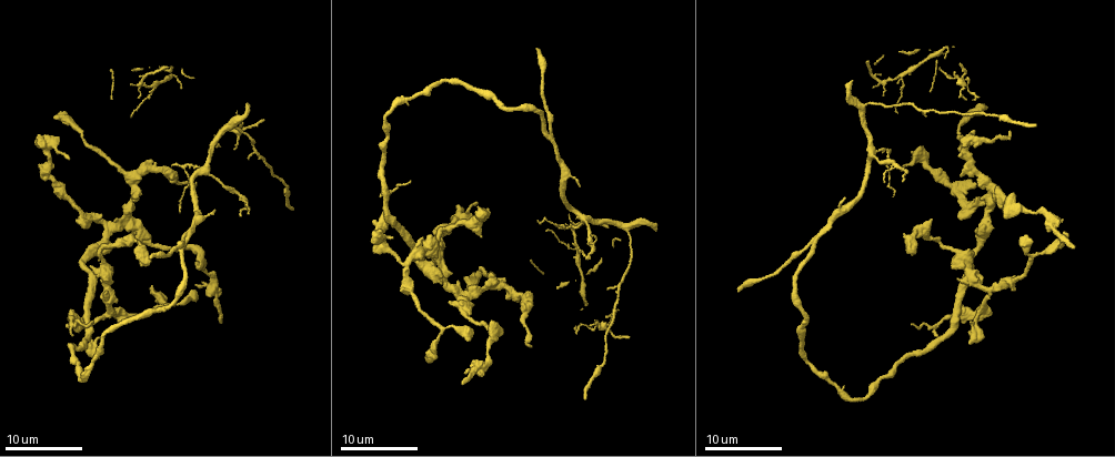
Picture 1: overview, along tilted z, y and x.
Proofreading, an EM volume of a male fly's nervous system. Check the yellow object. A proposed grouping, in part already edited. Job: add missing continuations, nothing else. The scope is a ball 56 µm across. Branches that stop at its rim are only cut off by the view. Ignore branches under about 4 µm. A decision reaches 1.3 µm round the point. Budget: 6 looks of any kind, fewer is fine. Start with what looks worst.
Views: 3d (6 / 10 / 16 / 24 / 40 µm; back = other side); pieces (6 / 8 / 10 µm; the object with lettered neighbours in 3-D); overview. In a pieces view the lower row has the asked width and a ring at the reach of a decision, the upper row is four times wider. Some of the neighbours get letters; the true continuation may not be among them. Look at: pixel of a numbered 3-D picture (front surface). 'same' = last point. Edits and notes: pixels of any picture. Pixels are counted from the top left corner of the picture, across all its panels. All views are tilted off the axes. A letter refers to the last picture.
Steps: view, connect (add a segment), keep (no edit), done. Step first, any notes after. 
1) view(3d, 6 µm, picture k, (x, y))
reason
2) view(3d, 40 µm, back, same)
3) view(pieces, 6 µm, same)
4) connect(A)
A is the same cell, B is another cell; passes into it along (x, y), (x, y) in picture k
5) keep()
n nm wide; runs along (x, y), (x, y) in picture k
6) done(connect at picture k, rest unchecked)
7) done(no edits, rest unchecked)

view(pieces, 6 µm, picture 1, (221, 321))
an open end

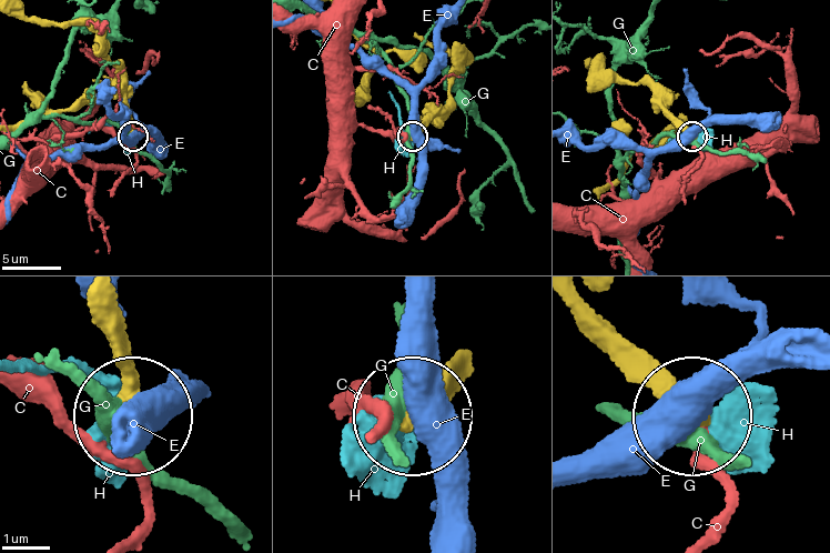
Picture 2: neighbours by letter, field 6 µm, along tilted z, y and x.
keep()
C, E, G and H are other cells; no lettered segment goes on from it

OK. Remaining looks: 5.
view(pieces, 8 µm, picture 1, (529, 347))
free end

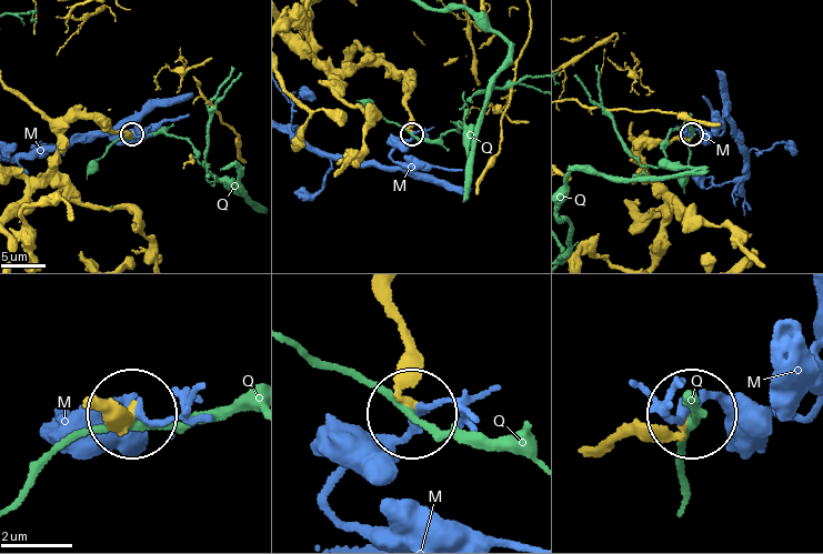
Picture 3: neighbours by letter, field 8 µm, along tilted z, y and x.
keep()
M and Q are other cells; runs along (605, 446), (664, 431), (685, 413) in picture 3; none of them fits

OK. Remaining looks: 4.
view(pieces, 10 µm, picture 1, (198, 283))
branch stops here

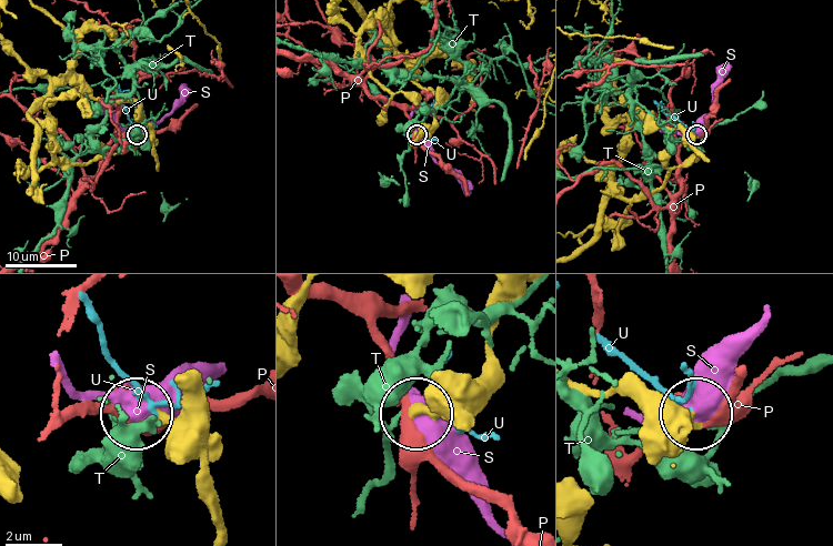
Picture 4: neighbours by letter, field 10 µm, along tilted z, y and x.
keep()
P, S, T and U are other cells; runs along (179, 384), (182, 397), (173, 418), (139, 420) in picture 4; none of them fits

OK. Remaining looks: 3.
done(no edits, rest unchecked)

